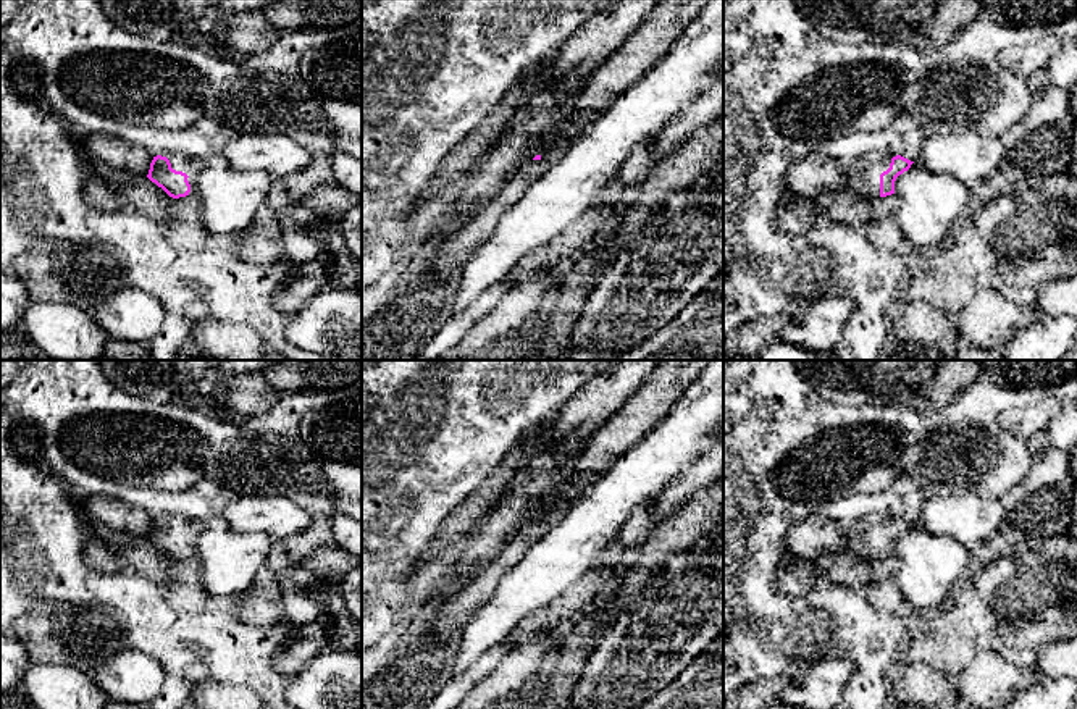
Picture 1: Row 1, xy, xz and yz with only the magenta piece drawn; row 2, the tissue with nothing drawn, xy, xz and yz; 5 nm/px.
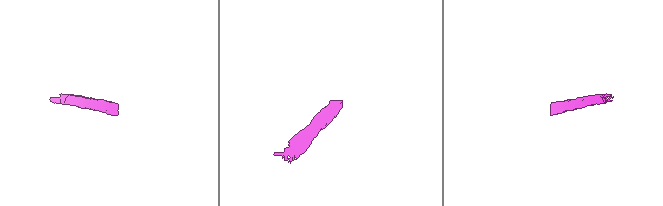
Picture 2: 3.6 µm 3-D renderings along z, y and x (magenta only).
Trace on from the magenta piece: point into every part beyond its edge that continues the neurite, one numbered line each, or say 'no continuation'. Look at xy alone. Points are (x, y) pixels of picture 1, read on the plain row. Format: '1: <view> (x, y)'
1: xy (191, 527)

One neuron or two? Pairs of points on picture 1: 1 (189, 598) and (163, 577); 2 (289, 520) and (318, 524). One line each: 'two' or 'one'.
1: two
2: two

